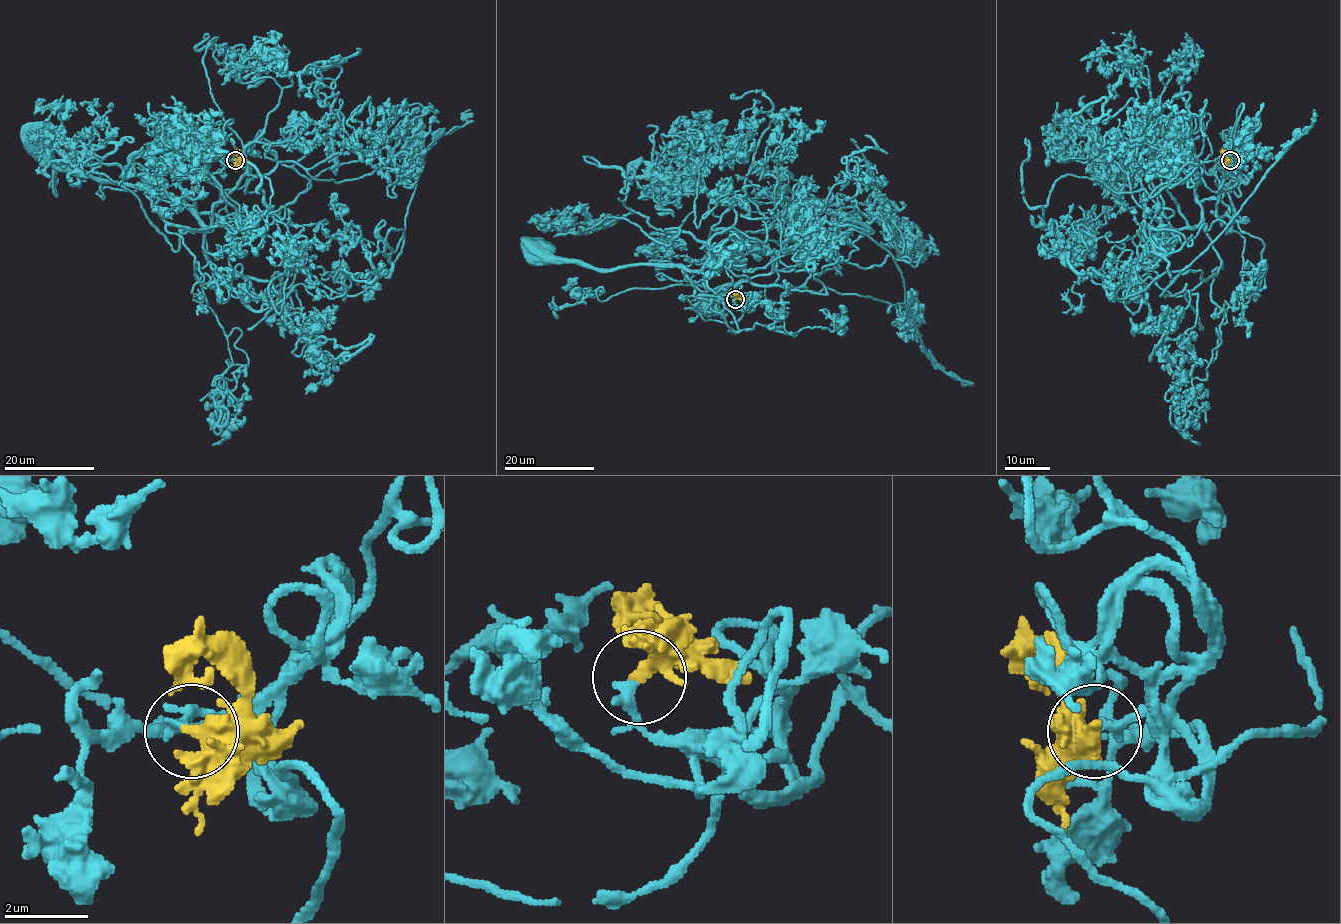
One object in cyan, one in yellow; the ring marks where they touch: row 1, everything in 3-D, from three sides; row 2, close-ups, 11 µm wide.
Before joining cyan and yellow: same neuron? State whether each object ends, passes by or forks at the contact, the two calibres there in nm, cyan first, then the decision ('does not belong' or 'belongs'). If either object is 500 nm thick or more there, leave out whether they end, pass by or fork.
cyan ends | yellow ends | 240/480 nm | belongs

